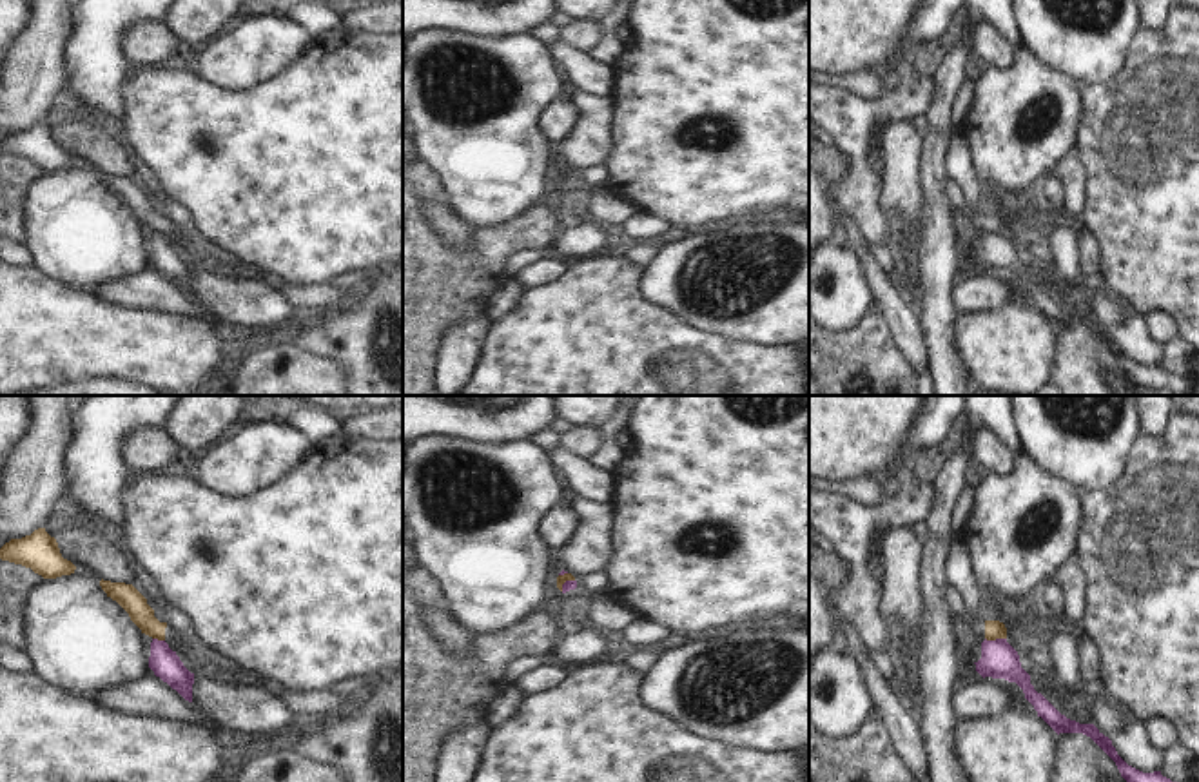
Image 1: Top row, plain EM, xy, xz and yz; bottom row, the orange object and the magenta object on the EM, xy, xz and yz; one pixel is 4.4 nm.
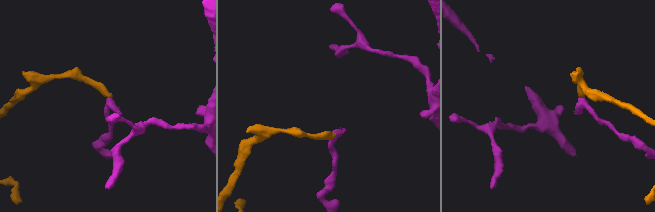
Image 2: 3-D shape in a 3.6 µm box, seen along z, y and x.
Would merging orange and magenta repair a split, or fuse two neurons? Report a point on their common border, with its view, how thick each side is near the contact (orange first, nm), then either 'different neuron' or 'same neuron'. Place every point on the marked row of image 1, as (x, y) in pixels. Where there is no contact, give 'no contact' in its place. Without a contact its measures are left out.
yz (996, 637) | 80/160 nm | different neuron

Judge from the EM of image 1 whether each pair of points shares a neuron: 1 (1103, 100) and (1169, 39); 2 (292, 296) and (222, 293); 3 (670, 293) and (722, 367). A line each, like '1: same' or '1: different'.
1: same
2: different
3: different

